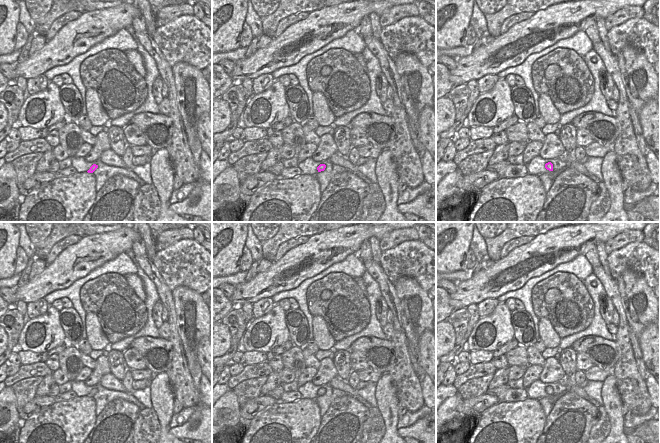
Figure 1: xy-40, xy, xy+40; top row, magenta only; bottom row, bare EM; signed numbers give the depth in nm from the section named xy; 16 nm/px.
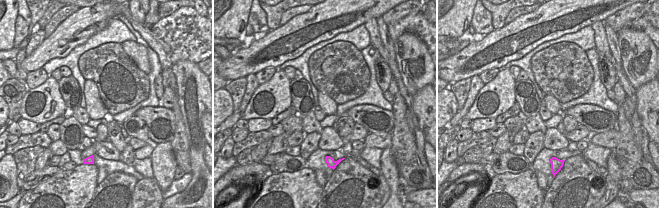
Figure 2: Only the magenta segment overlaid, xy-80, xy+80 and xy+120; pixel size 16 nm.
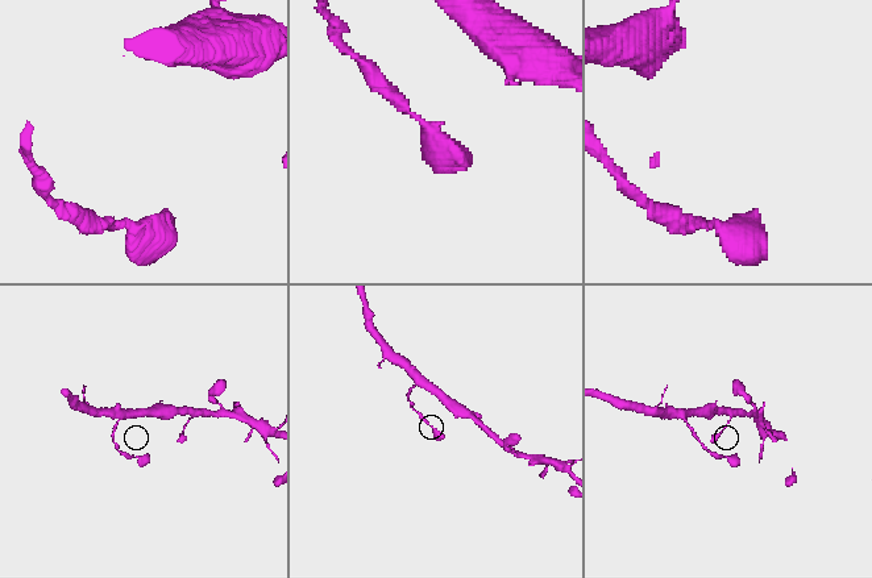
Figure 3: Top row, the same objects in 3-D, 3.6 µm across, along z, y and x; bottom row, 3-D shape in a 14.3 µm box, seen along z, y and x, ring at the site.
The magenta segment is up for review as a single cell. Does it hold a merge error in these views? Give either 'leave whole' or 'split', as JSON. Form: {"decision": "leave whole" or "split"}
{"decision": "leave whole"}

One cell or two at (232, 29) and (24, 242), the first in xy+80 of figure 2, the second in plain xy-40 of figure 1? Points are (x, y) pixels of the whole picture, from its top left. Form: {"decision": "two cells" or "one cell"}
{"decision": "two cells"}

